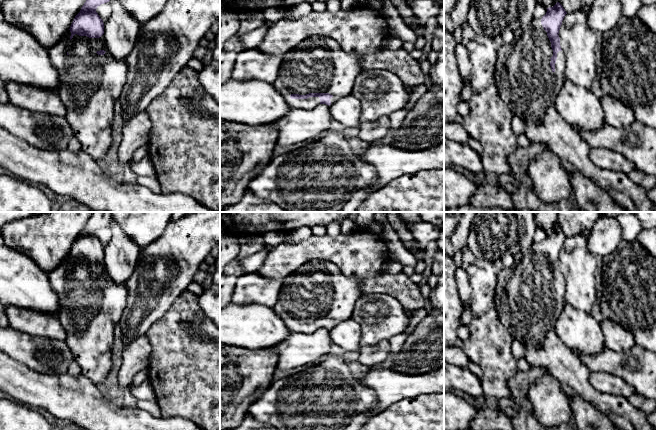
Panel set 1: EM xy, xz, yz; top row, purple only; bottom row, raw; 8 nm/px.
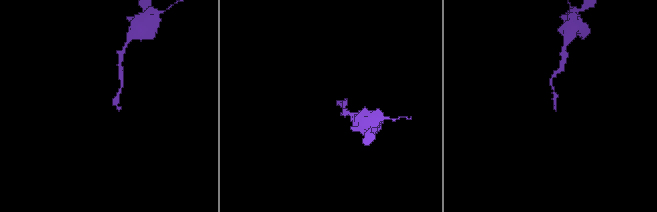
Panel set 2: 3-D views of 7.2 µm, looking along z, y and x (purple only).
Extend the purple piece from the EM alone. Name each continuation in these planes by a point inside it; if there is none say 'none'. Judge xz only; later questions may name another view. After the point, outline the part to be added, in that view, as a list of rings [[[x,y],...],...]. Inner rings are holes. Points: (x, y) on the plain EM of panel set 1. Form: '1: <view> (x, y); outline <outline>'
1: xz (318, 288); outline [[[312,260],[303,264],[296,271],[281,280],[282,286],[278,301],[274,307],[275,312],[281,317],[291,332],[302,332],[310,334],[320,329],[319,321],[309,321],[307,323],[291,323],[291,318],[306,319],[309,317],[329,317],[333,321],[331,327],[341,321],[351,318],[357,299],[363,295],[360,284],[363,279],[347,277],[332,262],[325,260]]]

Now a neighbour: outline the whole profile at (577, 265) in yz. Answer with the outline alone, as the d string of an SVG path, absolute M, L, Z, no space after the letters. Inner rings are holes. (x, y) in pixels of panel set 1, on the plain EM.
M582 234L567 237L558 259L565 280L565 302L590 313L597 299L597 261L587 248L587 238Z

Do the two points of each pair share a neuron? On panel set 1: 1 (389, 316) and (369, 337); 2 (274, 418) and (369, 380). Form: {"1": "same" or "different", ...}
{"1": "same", "2": "different"}

